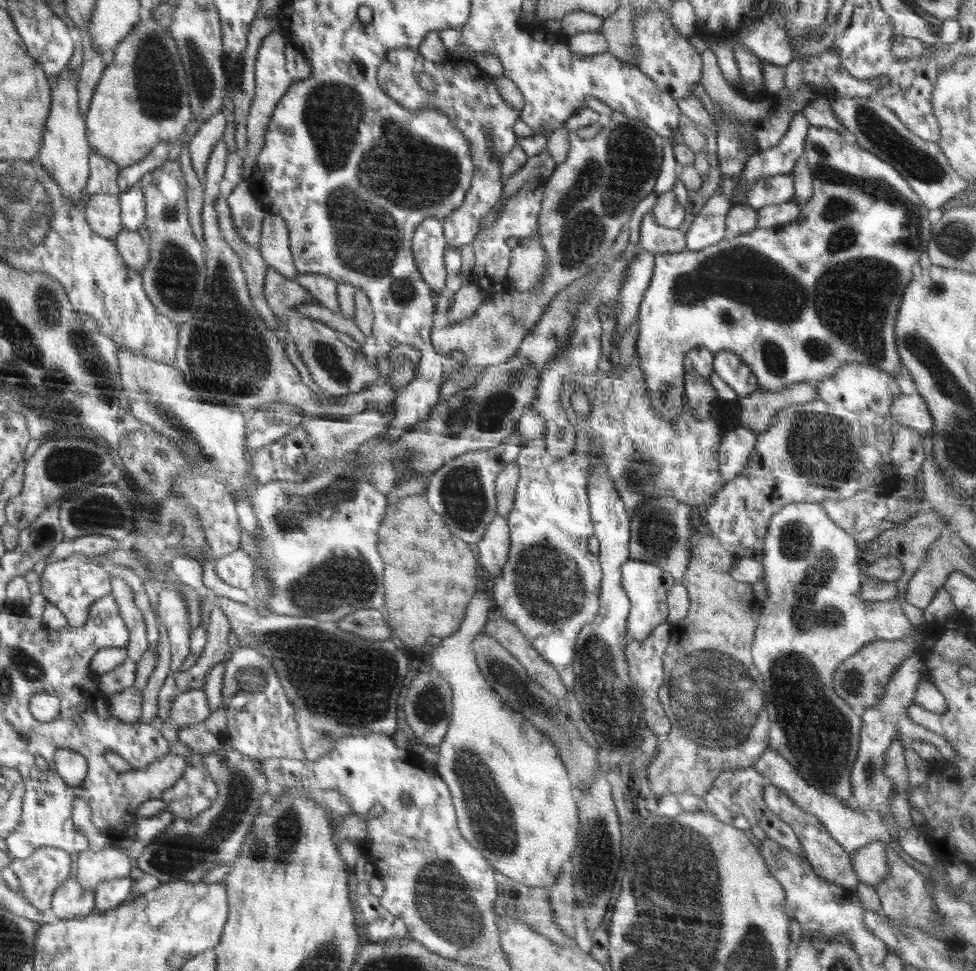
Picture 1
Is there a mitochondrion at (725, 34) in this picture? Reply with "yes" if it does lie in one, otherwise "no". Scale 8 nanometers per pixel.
no

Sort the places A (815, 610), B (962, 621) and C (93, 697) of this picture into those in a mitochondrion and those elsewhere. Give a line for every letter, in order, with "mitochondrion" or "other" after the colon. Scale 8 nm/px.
A: mitochondrion
B: other
C: other

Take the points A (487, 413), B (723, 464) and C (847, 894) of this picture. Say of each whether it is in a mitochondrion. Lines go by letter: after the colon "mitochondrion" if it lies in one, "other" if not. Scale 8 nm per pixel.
A: mitochondrion
B: other
C: other

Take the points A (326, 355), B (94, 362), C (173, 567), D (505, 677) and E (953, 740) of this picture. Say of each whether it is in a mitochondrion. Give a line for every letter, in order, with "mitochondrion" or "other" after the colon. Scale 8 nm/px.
A: mitochondrion
B: mitochondrion
C: other
D: mitochondrion
E: other

